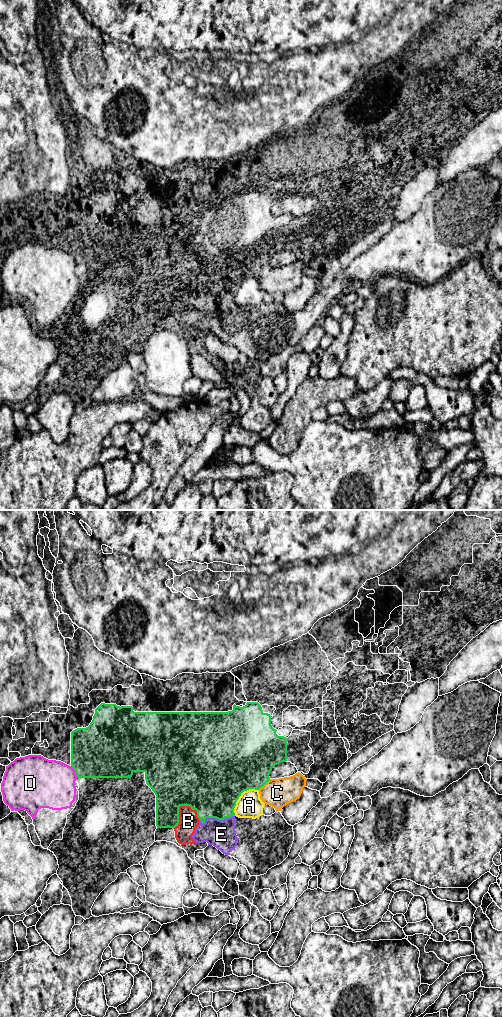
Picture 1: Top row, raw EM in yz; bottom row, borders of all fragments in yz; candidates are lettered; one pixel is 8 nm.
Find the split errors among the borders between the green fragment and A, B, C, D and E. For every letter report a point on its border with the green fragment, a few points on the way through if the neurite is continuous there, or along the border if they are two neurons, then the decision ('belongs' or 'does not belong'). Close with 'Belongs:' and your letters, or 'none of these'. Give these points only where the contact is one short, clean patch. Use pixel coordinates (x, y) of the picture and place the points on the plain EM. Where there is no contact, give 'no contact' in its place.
A: contact yz (240, 283); does not belong
B: contact yz (178, 297); does not belong
C: contact yz (264, 272); does not belong
D: contact yz (75, 260); does not belong
E: contact yz (215, 305); does not belong
Belongs: none of these

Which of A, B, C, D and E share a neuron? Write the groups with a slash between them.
A / B E / C / D

